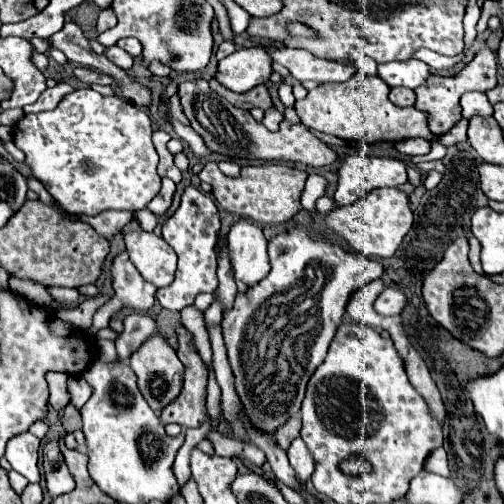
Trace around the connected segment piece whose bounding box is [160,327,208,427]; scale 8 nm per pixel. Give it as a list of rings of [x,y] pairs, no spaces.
[[[180,327],[178,329],[178,359],[186,361],[186,377],[180,395],[164,407],[160,413],[160,419],[164,423],[178,423],[184,427],[198,427],[206,415],[206,379],[208,371],[206,365],[202,363],[198,351],[190,347],[190,333]]]

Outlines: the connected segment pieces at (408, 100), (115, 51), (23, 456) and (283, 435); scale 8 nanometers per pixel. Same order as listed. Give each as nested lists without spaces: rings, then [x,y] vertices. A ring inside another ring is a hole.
[[[396,87],[390,91],[390,101],[400,107],[410,107],[410,105],[414,105],[414,91],[404,89],[404,87]]]
[[[118,45],[106,47],[104,55],[106,55],[114,65],[118,65],[118,67],[120,67],[120,69],[124,69],[124,71],[128,71],[128,69],[132,67],[132,57],[130,57],[124,49],[120,49]]]
[[[30,433],[14,435],[6,445],[6,459],[10,461],[12,469],[22,473],[30,483],[40,481],[38,445],[40,445],[40,439],[36,439]]]
[[[296,413],[296,415],[292,415],[292,419],[288,421],[288,423],[284,423],[282,427],[278,427],[276,429],[276,441],[278,441],[278,445],[282,447],[282,449],[288,449],[288,445],[290,445],[290,441],[294,439],[294,437],[298,437],[300,435],[300,427],[302,427],[302,423],[300,423],[300,415]]]

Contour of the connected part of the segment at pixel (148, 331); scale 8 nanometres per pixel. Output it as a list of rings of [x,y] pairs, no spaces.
[[[132,313],[124,319],[124,333],[116,339],[116,353],[120,361],[126,361],[152,333],[156,323],[148,313]]]

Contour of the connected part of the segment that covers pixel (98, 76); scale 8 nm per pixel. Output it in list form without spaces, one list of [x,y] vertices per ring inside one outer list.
[[[76,67],[76,69],[74,69],[74,75],[76,75],[76,77],[78,77],[82,83],[86,83],[86,85],[90,85],[90,83],[112,85],[112,83],[114,83],[114,79],[112,79],[112,77],[102,75],[102,73],[94,71],[94,69],[86,69],[86,67]]]

